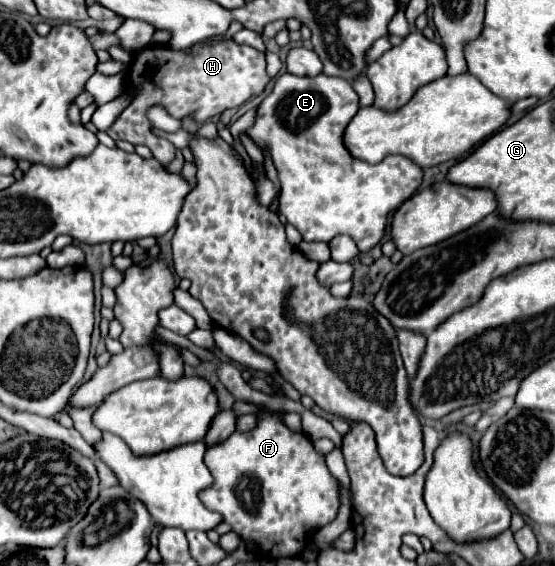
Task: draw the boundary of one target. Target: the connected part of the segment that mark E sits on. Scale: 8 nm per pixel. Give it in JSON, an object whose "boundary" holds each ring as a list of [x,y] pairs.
{"boundary":[[[285,72],[277,76],[273,90],[259,104],[257,120],[247,134],[261,146],[261,150],[269,146],[281,182],[279,214],[283,214],[287,222],[301,232],[303,240],[331,242],[335,236],[347,234],[355,240],[359,250],[367,252],[383,238],[389,214],[397,210],[409,196],[413,196],[415,188],[421,184],[423,172],[403,156],[387,156],[379,164],[367,164],[351,158],[341,142],[341,134],[357,110],[359,96],[343,78],[329,78],[327,74],[295,76]]]}

